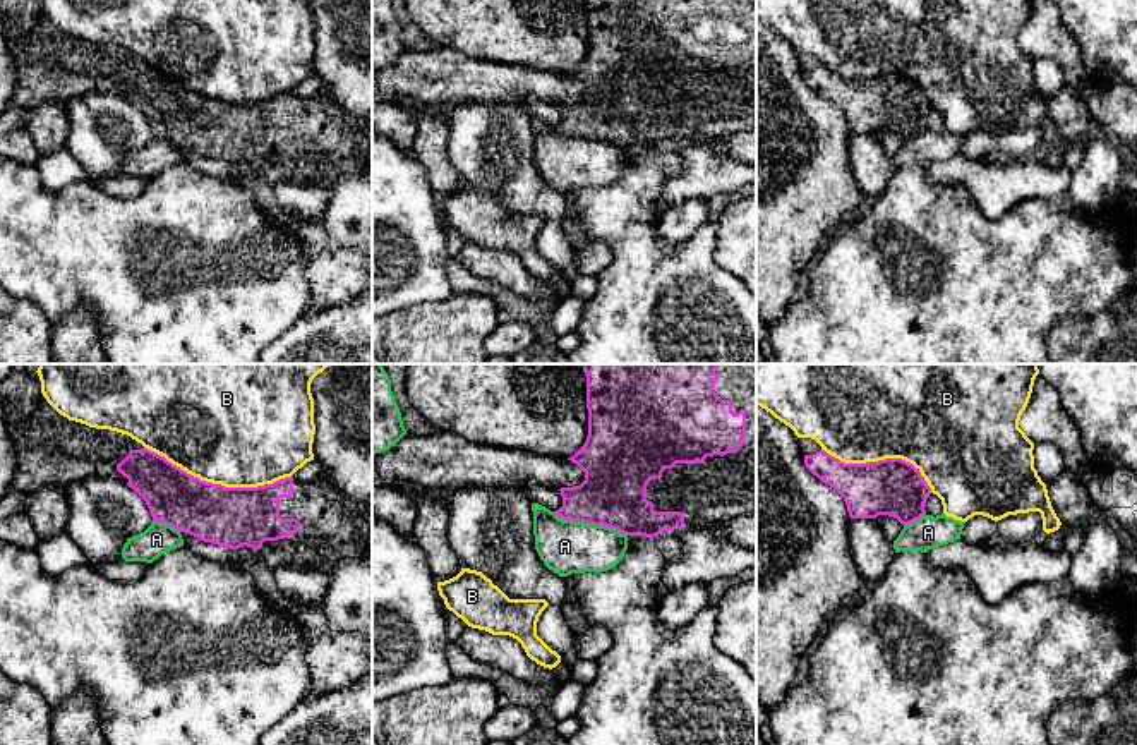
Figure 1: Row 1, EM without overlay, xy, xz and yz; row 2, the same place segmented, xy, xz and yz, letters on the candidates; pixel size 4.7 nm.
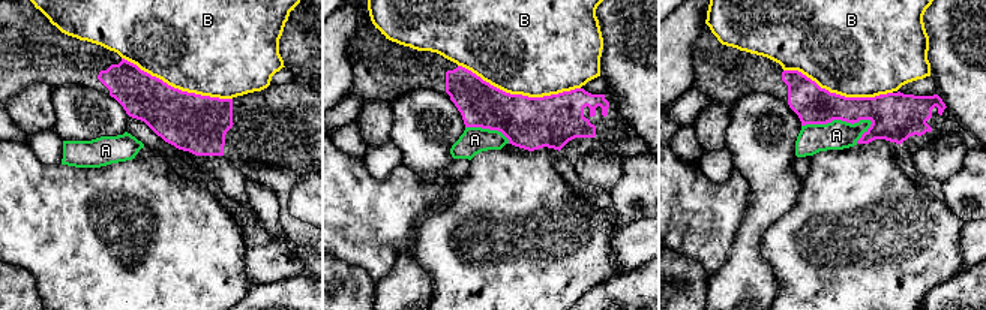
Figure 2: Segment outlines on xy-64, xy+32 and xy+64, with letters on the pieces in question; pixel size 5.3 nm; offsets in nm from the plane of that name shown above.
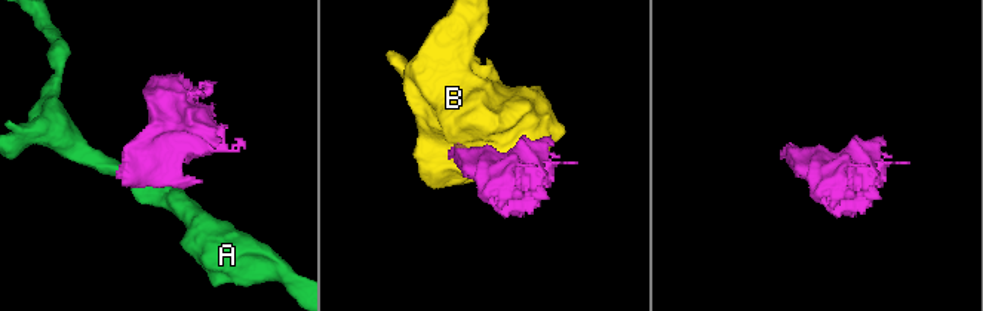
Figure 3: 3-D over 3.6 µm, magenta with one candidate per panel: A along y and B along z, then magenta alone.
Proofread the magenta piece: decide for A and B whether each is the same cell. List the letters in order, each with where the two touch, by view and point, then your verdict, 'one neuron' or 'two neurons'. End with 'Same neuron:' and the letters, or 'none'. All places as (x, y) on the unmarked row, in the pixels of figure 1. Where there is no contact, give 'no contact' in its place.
A: xz (590, 139) | two neurons
B: xy (218, 100) | two neurons
Same neuron: none

